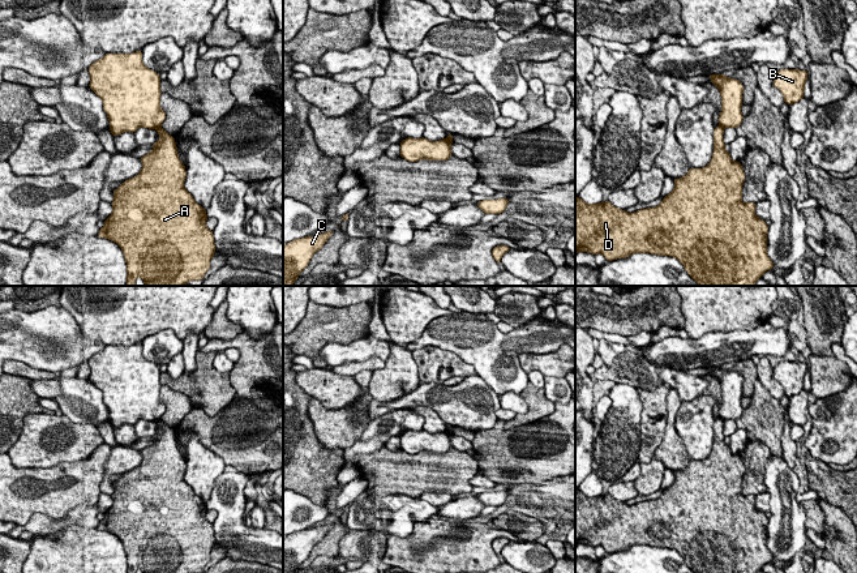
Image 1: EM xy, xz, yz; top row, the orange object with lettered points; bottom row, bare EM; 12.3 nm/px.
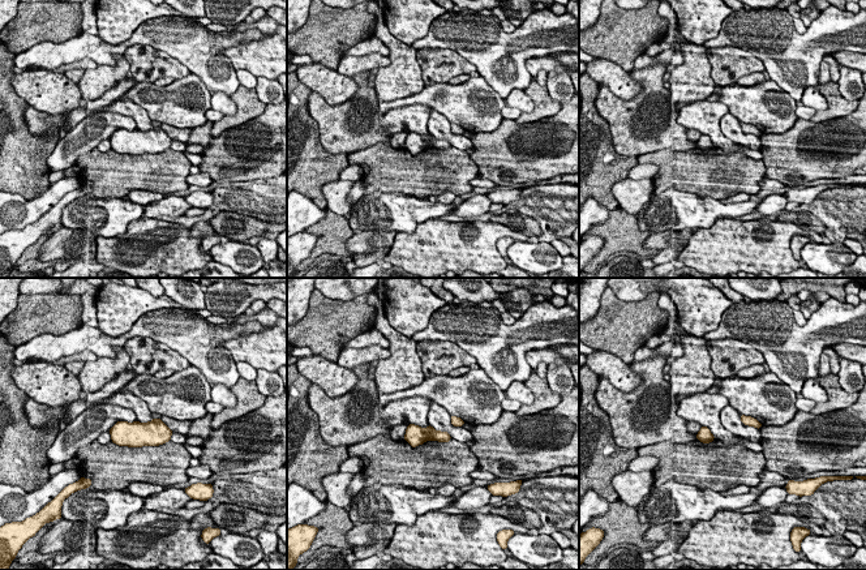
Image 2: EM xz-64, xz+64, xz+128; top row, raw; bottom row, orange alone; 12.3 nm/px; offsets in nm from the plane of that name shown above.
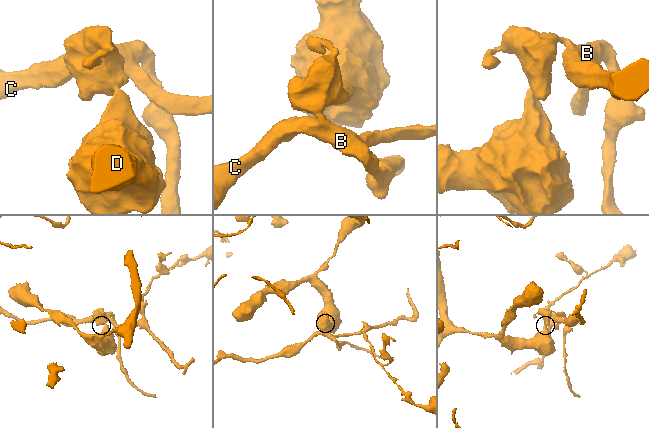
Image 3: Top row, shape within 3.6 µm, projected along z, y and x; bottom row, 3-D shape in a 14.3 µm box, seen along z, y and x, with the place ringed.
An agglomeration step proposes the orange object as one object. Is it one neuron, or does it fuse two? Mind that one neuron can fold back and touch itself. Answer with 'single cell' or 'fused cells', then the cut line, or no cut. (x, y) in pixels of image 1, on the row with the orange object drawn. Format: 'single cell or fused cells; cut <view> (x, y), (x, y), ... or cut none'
fused cells; cut xy (159, 125), (155, 128)

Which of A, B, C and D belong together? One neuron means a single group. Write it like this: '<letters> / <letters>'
A D / B C

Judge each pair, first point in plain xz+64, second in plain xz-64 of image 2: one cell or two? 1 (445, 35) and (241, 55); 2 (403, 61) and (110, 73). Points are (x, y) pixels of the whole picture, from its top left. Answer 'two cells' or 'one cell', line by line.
1: two cells
2: one cell

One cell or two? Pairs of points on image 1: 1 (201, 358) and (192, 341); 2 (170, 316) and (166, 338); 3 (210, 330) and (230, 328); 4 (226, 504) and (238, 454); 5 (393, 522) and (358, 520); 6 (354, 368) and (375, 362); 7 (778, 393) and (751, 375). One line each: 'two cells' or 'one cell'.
1: two cells
2: two cells
3: one cell
4: two cells
5: one cell
6: one cell
7: two cells

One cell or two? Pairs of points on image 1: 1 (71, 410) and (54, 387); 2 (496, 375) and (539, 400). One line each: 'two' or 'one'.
1: two
2: two

